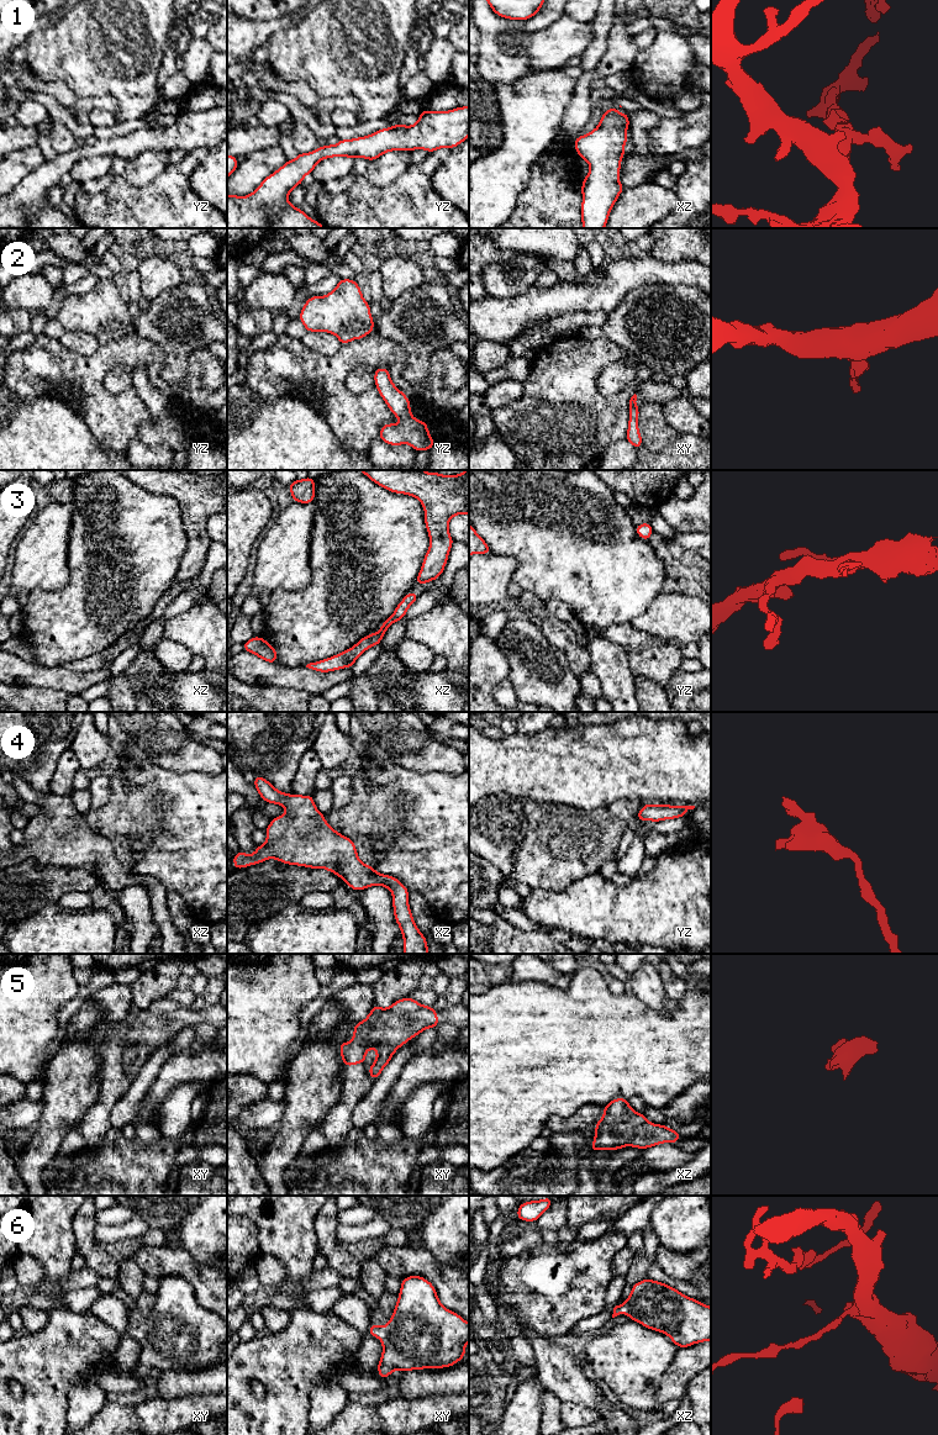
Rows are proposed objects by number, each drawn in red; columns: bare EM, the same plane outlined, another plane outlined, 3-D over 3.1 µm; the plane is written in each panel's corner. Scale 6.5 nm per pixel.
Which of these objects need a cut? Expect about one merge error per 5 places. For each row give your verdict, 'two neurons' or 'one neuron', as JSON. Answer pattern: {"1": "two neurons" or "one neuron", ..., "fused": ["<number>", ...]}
{"1": "one neuron", "2": "one neuron", "3": "one neuron", "4": "one neuron", "5": "one neuron", "6": "one neuron", "fused": []}

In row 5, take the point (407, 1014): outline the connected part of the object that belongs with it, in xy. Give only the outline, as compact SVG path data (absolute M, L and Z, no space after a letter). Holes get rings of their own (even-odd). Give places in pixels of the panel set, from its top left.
M412 997L394 1002L388 1008L373 1006L368 1017L354 1024L352 1043L343 1041L339 1051L344 1066L365 1062L369 1049L376 1050L376 1060L368 1069L375 1081L395 1051L428 1028L438 1025L437 1011Z

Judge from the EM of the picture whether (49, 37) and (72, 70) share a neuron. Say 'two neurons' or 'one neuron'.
one neuron

